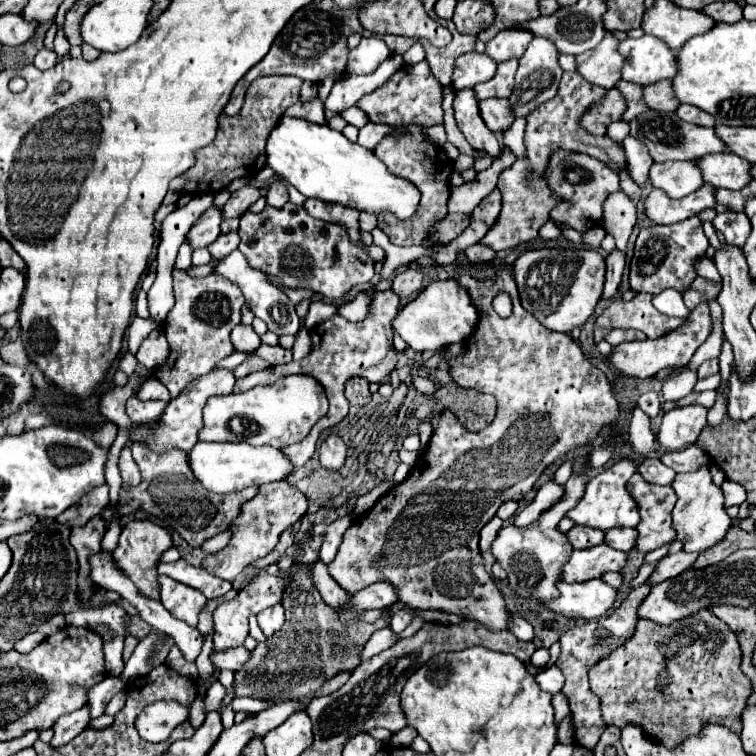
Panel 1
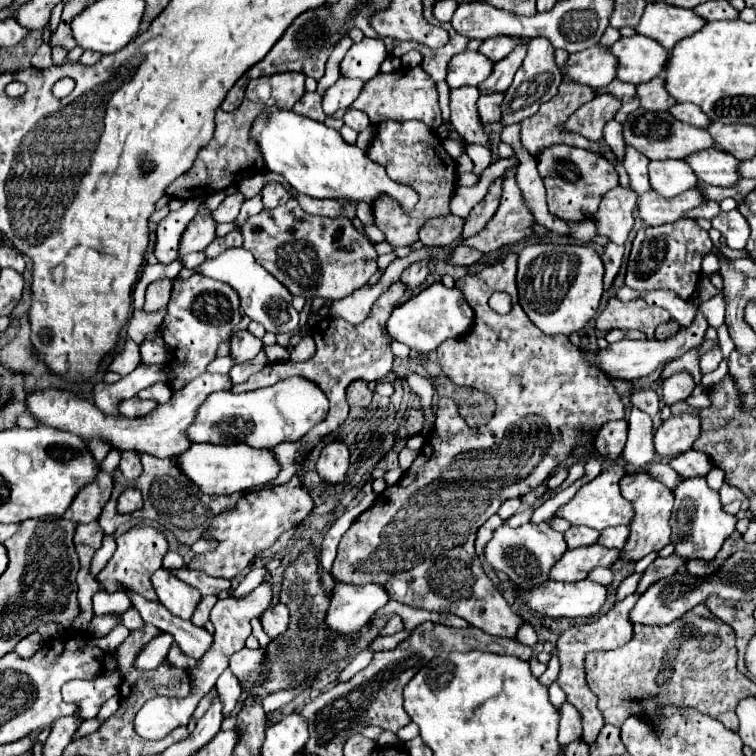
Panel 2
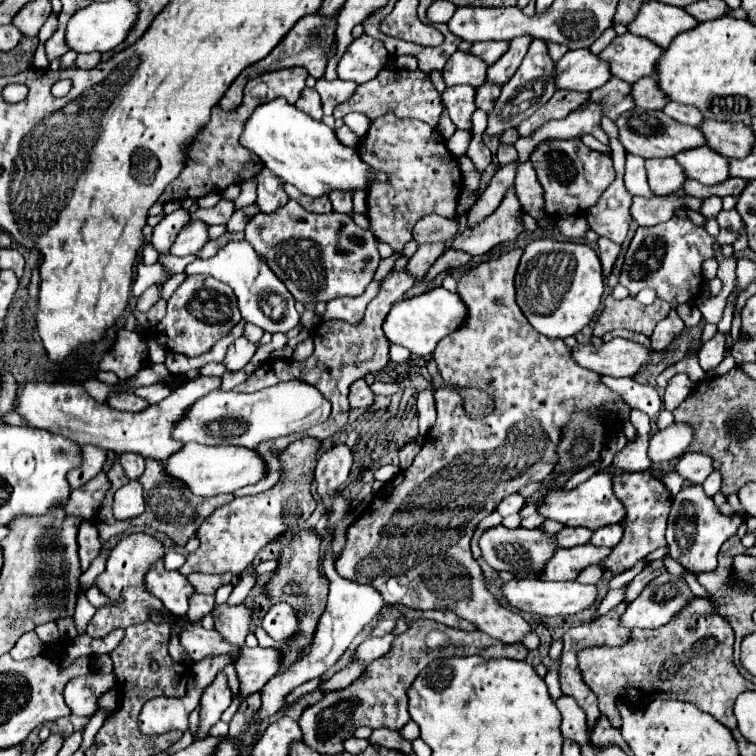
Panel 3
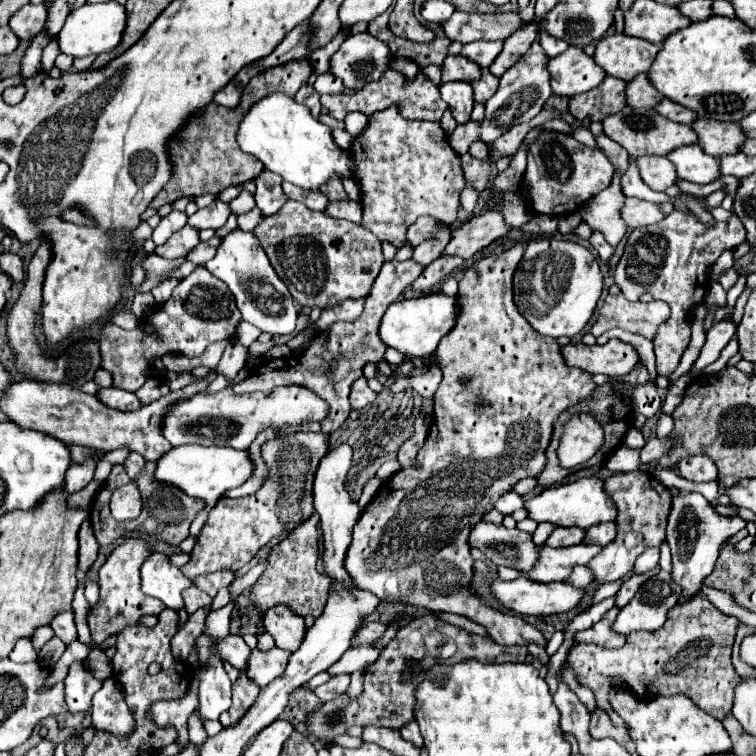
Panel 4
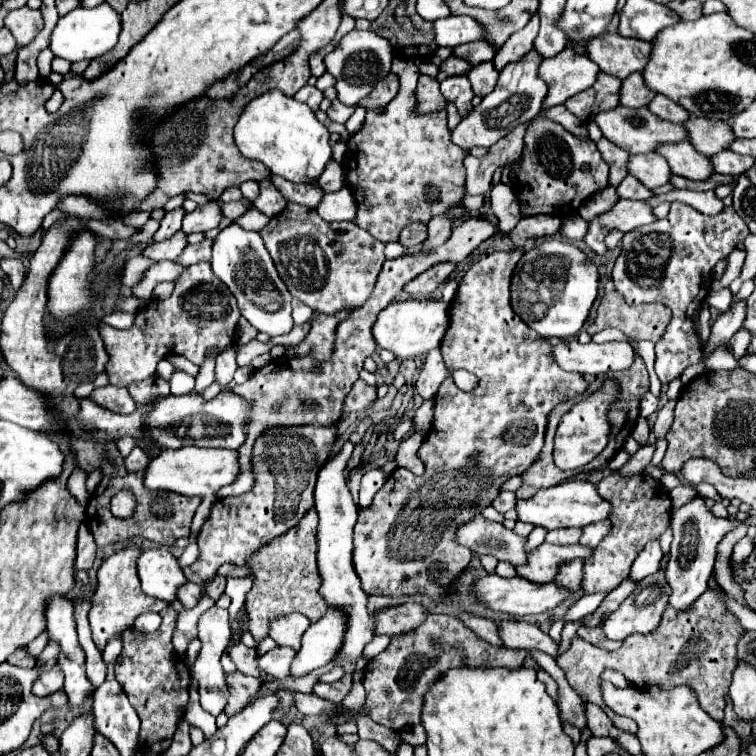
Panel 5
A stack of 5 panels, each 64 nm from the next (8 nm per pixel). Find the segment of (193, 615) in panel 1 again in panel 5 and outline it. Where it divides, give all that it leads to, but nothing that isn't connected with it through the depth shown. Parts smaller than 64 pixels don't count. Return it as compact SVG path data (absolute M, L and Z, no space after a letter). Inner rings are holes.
M166 548L144 550L138 560L138 576L144 594L168 604L178 600L178 588L188 582L176 558Z

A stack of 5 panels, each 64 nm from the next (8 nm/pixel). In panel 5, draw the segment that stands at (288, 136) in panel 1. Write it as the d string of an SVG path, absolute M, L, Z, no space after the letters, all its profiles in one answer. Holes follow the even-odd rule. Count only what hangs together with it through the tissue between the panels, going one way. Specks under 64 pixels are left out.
M280 90L266 92L246 106L234 128L234 140L242 156L260 160L272 174L294 184L314 184L332 160L328 128L316 120L306 104Z

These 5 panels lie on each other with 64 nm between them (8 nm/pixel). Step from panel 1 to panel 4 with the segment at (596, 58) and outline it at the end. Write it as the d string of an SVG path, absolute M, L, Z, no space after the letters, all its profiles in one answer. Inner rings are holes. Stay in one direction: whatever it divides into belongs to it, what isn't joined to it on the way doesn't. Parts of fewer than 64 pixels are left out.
M570 46L558 58L548 62L548 72L552 76L552 92L556 96L576 96L584 94L602 84L606 78L604 68L600 68L594 58L586 56L582 48Z

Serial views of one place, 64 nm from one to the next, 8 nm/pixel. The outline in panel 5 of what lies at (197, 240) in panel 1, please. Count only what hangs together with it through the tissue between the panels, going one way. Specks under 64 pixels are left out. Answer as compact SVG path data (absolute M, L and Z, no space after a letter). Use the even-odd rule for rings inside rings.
M176 232L172 238L164 240L164 242L158 242L158 244L152 244L144 250L144 256L156 260L156 262L162 262L162 260L176 260L184 248L188 246L188 234L186 232Z

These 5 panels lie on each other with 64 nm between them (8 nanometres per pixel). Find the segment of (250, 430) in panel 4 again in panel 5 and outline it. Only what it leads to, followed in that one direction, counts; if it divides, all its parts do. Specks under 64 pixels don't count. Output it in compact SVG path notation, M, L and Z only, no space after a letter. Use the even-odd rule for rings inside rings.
M232 390L220 392L212 400L204 400L200 394L190 392L184 396L166 396L156 400L148 424L152 428L152 440L166 448L180 448L188 444L206 446L206 448L232 448L238 450L246 442L248 420L250 420L252 402L234 394Z

